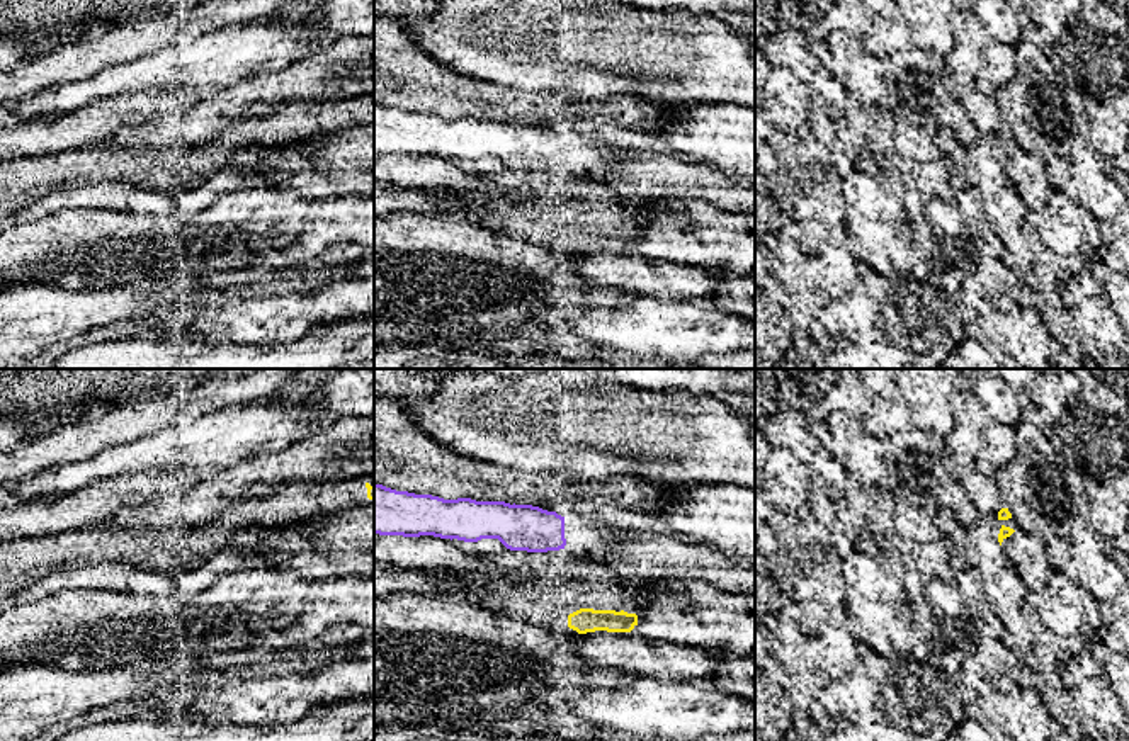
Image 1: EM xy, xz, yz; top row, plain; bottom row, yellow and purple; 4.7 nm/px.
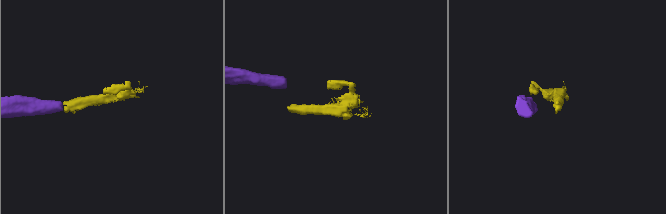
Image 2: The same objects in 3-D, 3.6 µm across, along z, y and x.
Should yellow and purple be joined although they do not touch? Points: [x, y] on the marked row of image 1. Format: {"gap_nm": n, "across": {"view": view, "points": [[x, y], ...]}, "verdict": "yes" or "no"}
{"gap_nm": 300, "across": {"view": "xz", "points": [[580, 609], [558, 549]]}, "verdict": "no"}

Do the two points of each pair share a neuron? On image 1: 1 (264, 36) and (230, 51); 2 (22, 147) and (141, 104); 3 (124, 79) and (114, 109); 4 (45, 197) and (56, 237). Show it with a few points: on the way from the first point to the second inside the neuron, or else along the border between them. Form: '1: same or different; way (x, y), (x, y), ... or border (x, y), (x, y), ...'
1: same; way (255, 45), (238, 51)
2: same; way (51, 136), (94, 126), (113, 114)
3: different; border (150, 89), (116, 94), (113, 97)
4: different; border (70, 206), (17, 226)

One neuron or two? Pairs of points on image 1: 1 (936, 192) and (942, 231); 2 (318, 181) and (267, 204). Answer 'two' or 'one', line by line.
1: one
2: two

